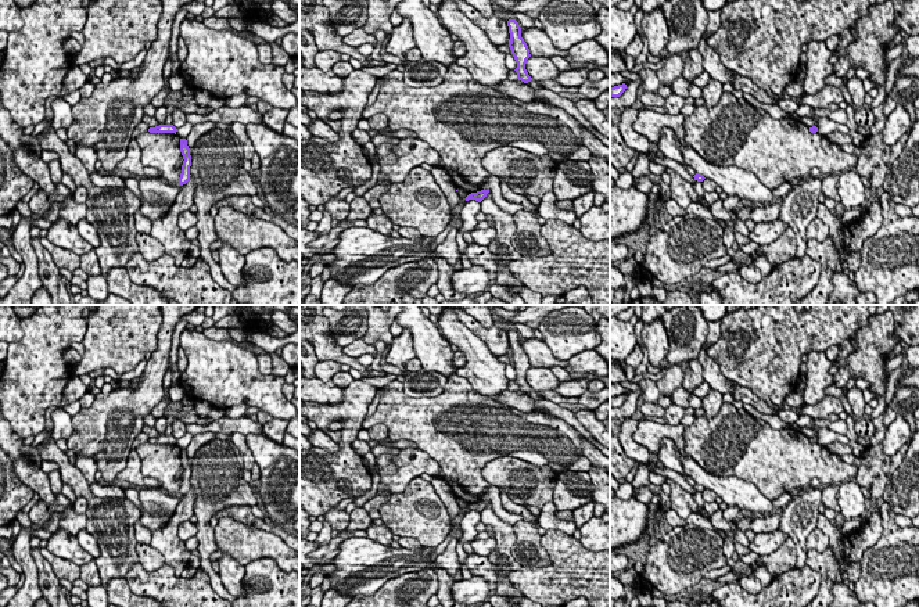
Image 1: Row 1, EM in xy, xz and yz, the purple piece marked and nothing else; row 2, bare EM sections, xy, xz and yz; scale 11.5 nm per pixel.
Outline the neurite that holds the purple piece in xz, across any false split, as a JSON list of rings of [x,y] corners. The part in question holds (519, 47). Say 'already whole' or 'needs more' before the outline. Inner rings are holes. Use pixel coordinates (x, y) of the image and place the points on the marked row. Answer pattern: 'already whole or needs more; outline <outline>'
already whole; outline [[[509,19],[507,26],[510,33],[509,47],[517,62],[517,68],[514,69],[517,72],[517,79],[524,83],[528,83],[532,80],[532,78],[528,75],[525,69],[527,60],[531,57],[529,49],[521,37],[521,28],[518,22],[516,19]]]

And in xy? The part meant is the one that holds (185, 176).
already whole; outline [[[180,139],[180,151],[183,155],[183,165],[182,165],[182,173],[179,177],[179,186],[186,184],[190,180],[190,166],[191,166],[191,155],[190,155],[190,148],[187,146],[186,139]]]

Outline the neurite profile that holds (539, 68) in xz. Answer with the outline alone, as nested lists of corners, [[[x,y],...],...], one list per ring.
[[[531,55],[527,60],[525,69],[528,75],[536,82],[553,80],[561,73],[559,68],[552,62],[552,60],[546,57]]]

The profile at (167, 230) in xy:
[[[194,179],[180,186],[180,191],[172,205],[172,208],[161,218],[152,222],[150,236],[158,240],[165,254],[175,259],[177,266],[182,266],[183,259],[189,255],[191,241],[186,238],[184,231],[179,227],[179,215],[189,211],[194,205]]]

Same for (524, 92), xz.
[[[503,80],[498,83],[495,87],[496,91],[507,94],[510,97],[516,97],[521,101],[538,101],[550,105],[548,101],[535,96],[535,89],[532,89],[528,83],[521,80]]]

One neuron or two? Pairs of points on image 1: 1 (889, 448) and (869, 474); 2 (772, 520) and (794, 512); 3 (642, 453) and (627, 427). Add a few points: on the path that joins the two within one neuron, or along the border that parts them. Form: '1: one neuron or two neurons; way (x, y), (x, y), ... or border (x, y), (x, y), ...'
1: two neurons; border (904, 444), (891, 455), (887, 455), (880, 446)
2: two neurons; border (781, 512), (781, 525), (778, 528)
3: one neuron; way (635, 449), (627, 441), (627, 434)

